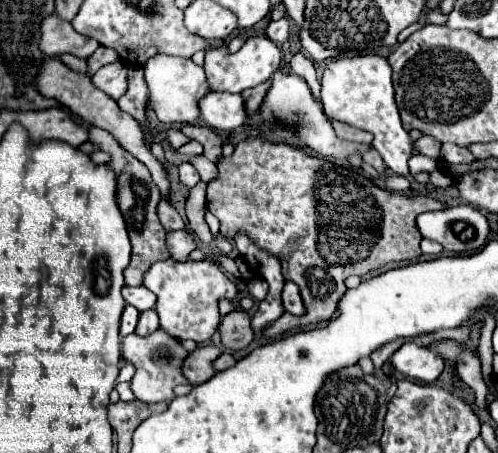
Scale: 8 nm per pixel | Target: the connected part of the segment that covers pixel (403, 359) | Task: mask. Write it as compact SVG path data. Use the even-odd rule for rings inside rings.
M406 341L394 355L392 367L404 377L418 379L422 383L434 383L444 369L444 359L438 357L428 347L418 347L412 341Z

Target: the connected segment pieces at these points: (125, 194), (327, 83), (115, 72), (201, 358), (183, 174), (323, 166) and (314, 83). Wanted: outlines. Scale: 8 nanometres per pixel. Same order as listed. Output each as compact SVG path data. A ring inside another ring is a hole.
M72 115L74 121L78 121L80 127L86 127L88 131L88 141L98 145L100 151L110 155L110 161L106 163L114 173L116 173L116 181L118 181L118 191L116 191L116 201L118 201L118 209L124 215L126 221L126 229L130 235L130 243L132 243L132 259L130 265L124 269L124 283L126 285L142 285L144 281L144 273L150 269L152 263L156 261L164 261L170 257L168 249L166 249L166 231L160 225L158 217L156 217L156 205L160 201L160 191L152 181L150 171L146 169L144 163L140 163L136 157L132 157L130 153L126 153L110 133L106 133L104 129L98 129L96 125L88 125L84 123L80 117Z
M362 55L356 57L343 57L326 65L322 75L322 105L324 113L332 121L342 121L346 125L352 125L356 129L368 131L374 135L372 147L380 153L384 163L396 173L408 177L410 174L408 159L414 151L428 155L428 157L440 157L441 143L434 137L422 135L420 139L412 141L408 131L402 127L400 111L394 99L394 87L392 87L392 69L388 61L380 55Z
M116 61L110 65L100 67L94 75L92 75L92 83L104 91L106 95L110 95L112 99L120 99L126 93L126 63Z
M202 345L198 349L194 349L182 363L182 373L184 377L198 385L198 383L204 383L208 381L216 371L210 367L210 361L214 361L214 357L218 357L222 351L214 345Z
M182 161L182 163L178 165L178 171L180 171L180 181L182 181L186 187L194 187L194 185L200 181L196 167L194 167L192 163L188 163L188 161Z
M246 139L246 141L240 141L232 153L232 157L228 159L220 159L218 161L218 177L214 181L208 183L208 203L206 207L218 217L220 221L220 235L226 237L226 239L234 239L238 233L246 233L254 245L258 245L258 249L264 249L266 253L274 255L280 259L280 265L282 265L282 275L296 283L300 287L300 295L302 295L302 301L304 301L304 307L306 307L306 313L304 315L290 315L290 313L284 313L278 321L274 321L272 325L266 327L266 333L268 337L276 337L288 329L294 329L294 327L308 327L308 325L318 325L322 323L324 319L330 319L332 313L334 313L334 305L338 303L338 297L342 297L342 293L346 291L346 277L350 275L364 275L368 271L374 271L382 265L388 265L388 263L398 263L398 261L412 261L416 257L420 257L420 241L422 241L422 235L418 233L418 227L416 227L416 217L424 211L432 211L432 209L442 209L446 205L442 205L440 201L432 199L432 197L424 197L424 195L418 195L418 197L406 197L406 195L396 195L396 193L388 193L380 187L376 187L370 179L358 175L356 171L350 171L348 167L342 167L342 165L334 165L334 163L328 163L328 161L320 161L320 159L314 159L310 155L306 155L298 145L284 145L284 143L268 143L268 141L260 141L260 139Z
M298 51L298 53L292 55L292 59L290 59L290 69L292 69L296 75L304 77L306 83L310 85L310 89L312 89L312 95L314 95L316 99L320 99L320 83L318 83L318 79L316 79L316 69L314 69L312 61L302 55L302 51Z

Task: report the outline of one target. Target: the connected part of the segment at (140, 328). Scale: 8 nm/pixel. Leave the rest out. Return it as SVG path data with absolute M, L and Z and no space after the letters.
M150 309L150 311L140 313L140 319L138 319L138 325L136 325L136 331L134 331L134 333L140 335L140 337L148 337L148 335L154 333L158 327L160 327L160 325L158 325L158 315L156 315L154 309Z

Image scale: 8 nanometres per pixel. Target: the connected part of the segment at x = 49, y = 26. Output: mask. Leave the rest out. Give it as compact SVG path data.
M52 15L52 17L46 17L46 21L42 21L40 45L48 57L70 53L86 59L98 49L100 43L86 35L76 33L68 21L62 21L56 15Z

